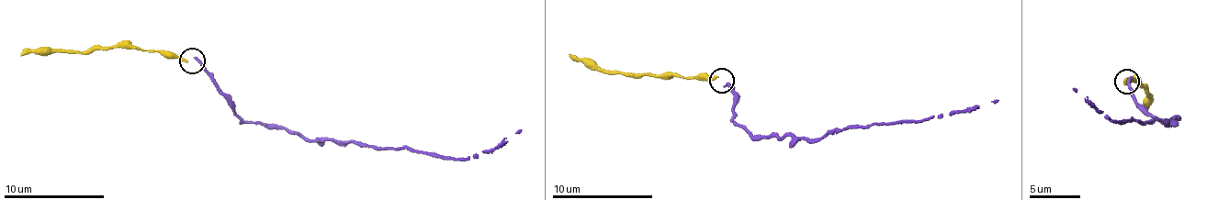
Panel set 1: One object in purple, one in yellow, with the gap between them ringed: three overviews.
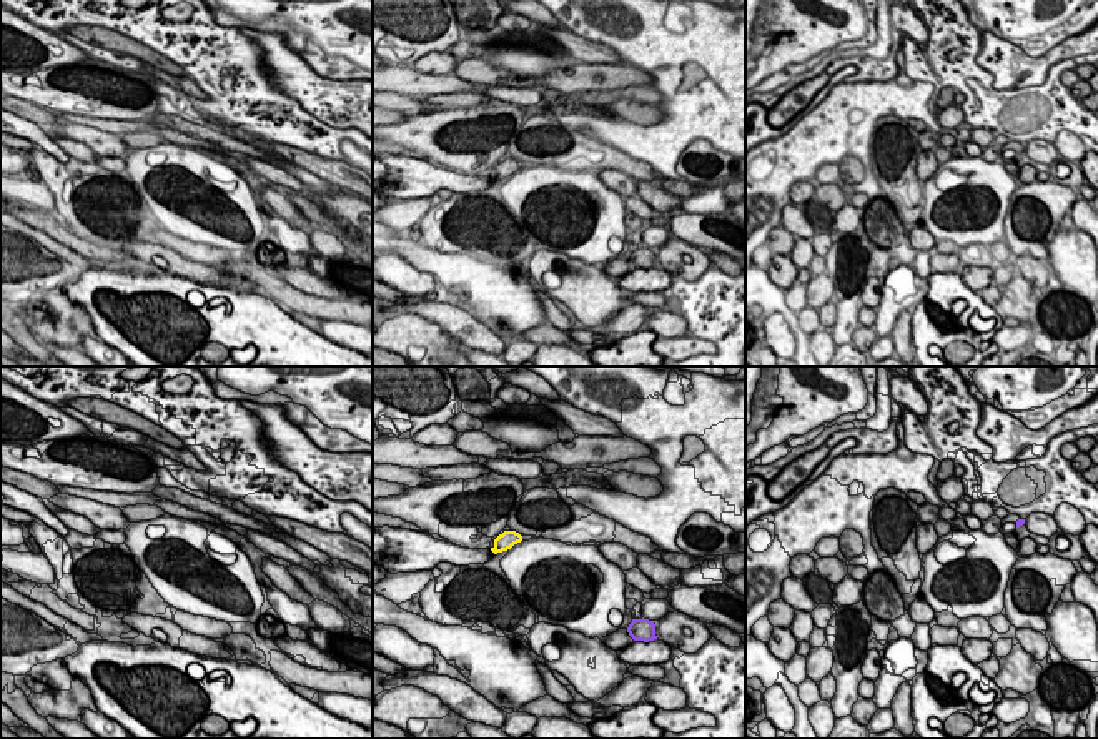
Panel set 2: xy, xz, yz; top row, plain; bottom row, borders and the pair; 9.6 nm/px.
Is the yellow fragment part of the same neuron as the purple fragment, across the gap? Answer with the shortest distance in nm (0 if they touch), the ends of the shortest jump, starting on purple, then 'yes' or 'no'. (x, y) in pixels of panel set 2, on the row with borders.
gap 1300 nm; span xz (633, 619), (521, 540); no

